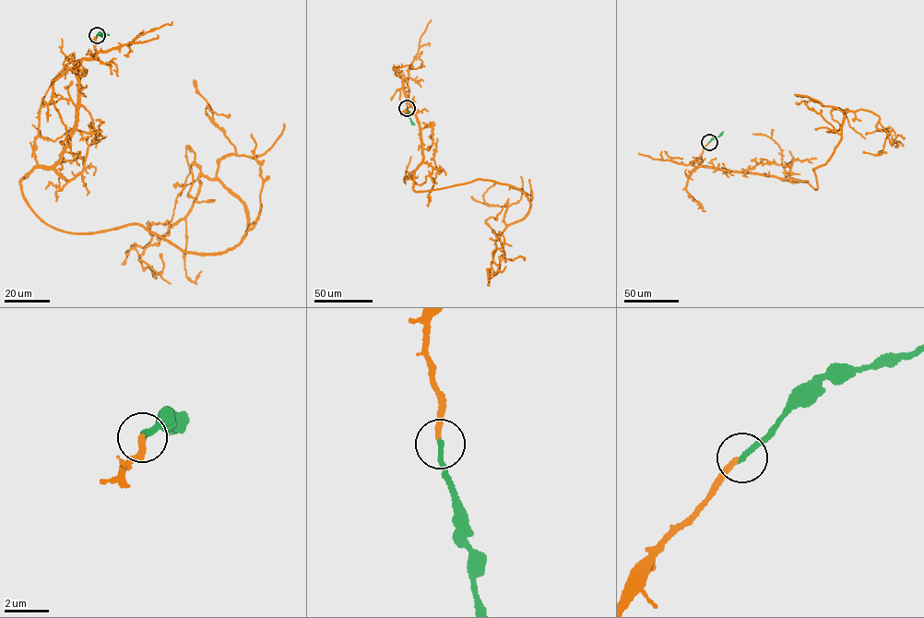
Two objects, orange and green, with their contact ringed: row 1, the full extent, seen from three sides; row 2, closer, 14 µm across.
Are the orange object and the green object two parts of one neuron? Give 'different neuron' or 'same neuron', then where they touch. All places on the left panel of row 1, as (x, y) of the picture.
same neuron; at (97, 35)

